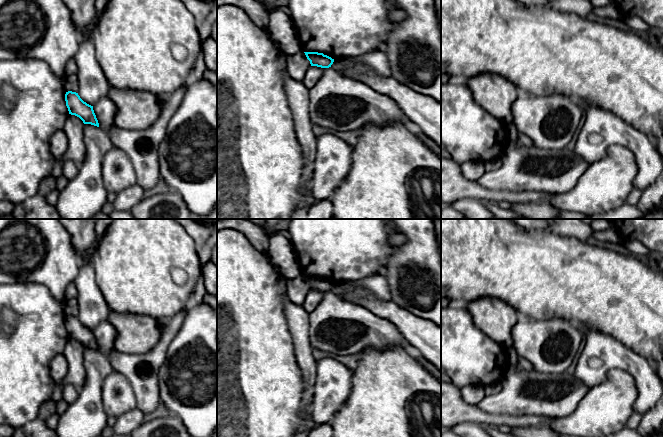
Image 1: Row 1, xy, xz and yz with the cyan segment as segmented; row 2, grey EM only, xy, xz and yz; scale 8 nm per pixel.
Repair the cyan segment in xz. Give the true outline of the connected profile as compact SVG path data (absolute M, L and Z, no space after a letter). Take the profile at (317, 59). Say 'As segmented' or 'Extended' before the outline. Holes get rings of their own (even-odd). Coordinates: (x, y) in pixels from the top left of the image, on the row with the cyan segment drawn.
As segmented. M304 52L307 59L310 61L311 66L321 68L329 68L334 62L334 59L318 52Z

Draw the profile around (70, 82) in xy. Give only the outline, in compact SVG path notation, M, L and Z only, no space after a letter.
M75 73L70 76L65 77L64 86L65 86L66 92L72 91L72 92L77 93L79 89L77 74Z

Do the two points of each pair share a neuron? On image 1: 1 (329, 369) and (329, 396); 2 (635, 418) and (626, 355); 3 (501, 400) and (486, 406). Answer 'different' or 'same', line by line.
1: same
2: different
3: same

